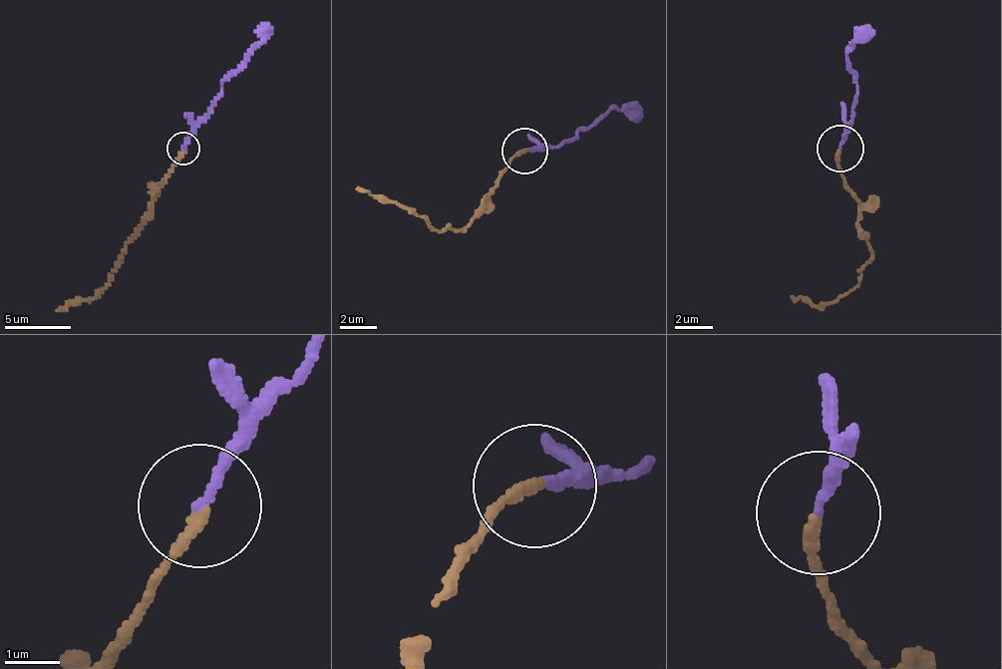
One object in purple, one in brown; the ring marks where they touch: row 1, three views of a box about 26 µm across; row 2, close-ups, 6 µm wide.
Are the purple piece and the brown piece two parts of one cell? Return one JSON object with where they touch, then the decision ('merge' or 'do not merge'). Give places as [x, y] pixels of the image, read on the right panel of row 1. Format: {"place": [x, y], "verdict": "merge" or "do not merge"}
{"place": [839, 149], "verdict": "merge"}

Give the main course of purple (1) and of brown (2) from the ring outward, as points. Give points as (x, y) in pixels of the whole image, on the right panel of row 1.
1: (838, 150), (858, 95), (858, 81), (845, 51), (869, 25)
2: (838, 150), (838, 175), (856, 208), (856, 235), (870, 252), (860, 266), (860, 286), (818, 307), (793, 297)

